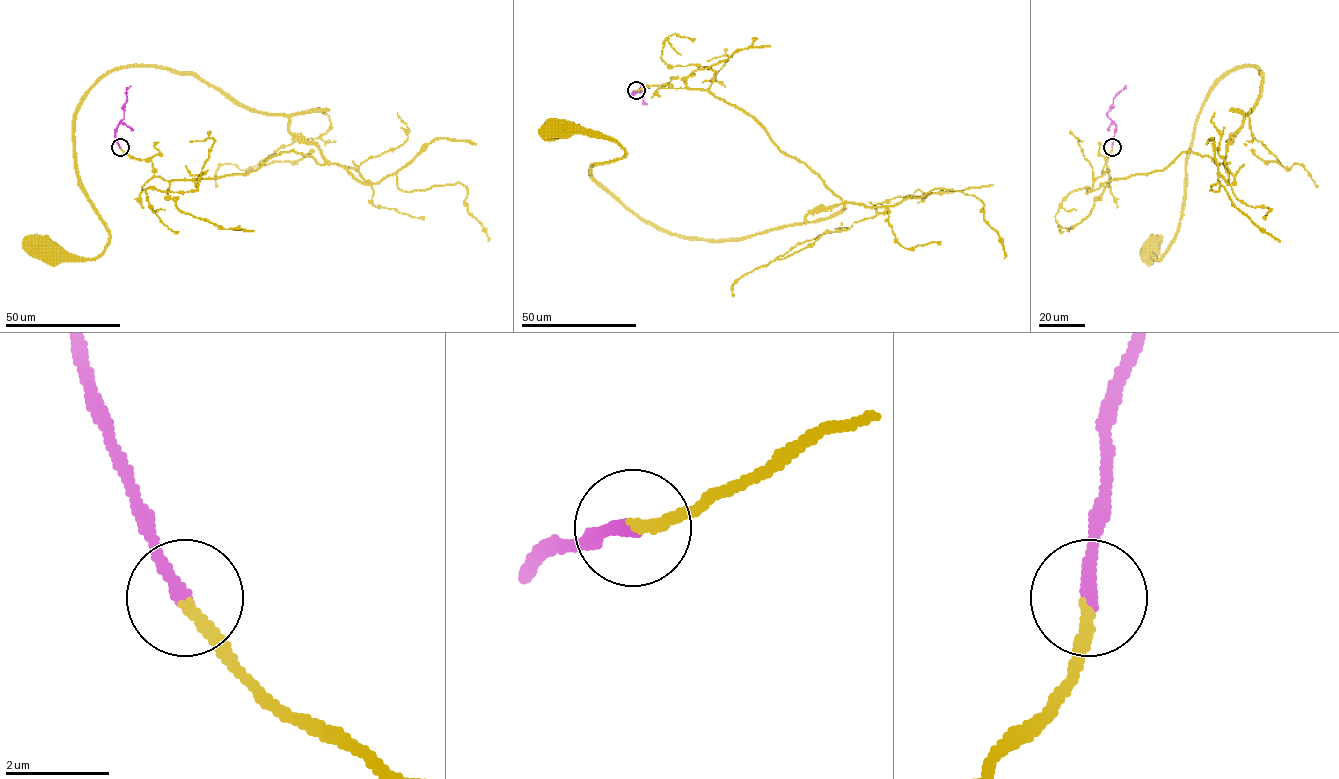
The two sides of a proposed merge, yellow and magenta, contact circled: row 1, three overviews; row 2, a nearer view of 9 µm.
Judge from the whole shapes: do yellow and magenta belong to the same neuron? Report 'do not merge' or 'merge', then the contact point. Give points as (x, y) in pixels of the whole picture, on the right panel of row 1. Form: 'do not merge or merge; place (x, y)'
merge; place (1112, 147)

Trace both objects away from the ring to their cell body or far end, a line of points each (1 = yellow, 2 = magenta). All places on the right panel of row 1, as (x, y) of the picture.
1: (1112, 147), (1109, 180), (1187, 151), (1221, 164), (1260, 74), (1239, 66), (1208, 94), (1175, 240), (1153, 249)
2: (1112, 147), (1116, 126), (1107, 112), (1114, 97), (1126, 85)

